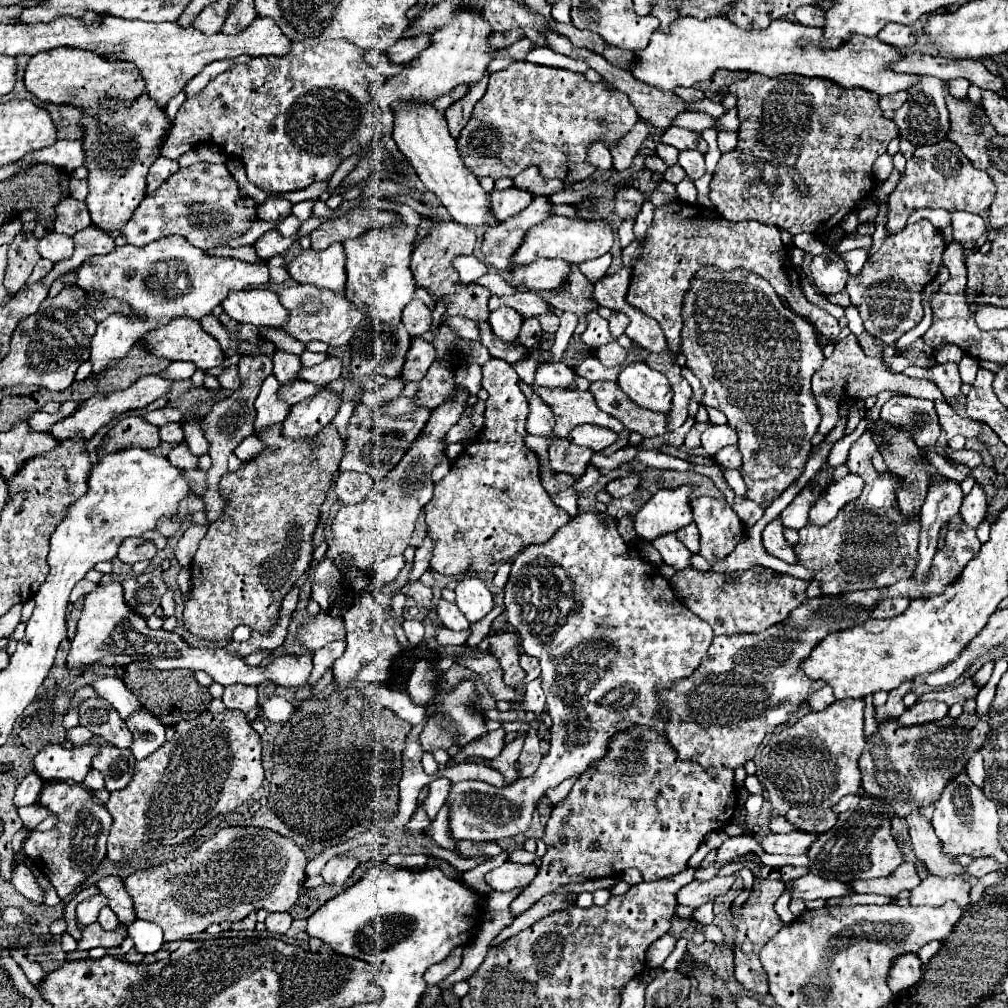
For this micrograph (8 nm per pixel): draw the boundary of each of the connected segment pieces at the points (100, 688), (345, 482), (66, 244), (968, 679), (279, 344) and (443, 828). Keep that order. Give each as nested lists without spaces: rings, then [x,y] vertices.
[[[104,675],[104,677],[94,679],[90,685],[94,687],[94,691],[96,691],[100,697],[104,697],[104,699],[118,711],[118,715],[120,715],[122,719],[126,719],[128,715],[132,715],[132,713],[140,707],[140,703],[138,703],[138,699],[134,697],[134,693],[132,693],[118,677],[108,677],[108,675]]]
[[[340,471],[334,489],[336,489],[336,495],[338,495],[338,499],[342,503],[354,505],[354,503],[362,501],[370,493],[372,485],[374,485],[374,481],[366,473]]]
[[[46,233],[40,241],[38,241],[38,253],[44,257],[44,259],[50,259],[52,263],[58,263],[62,259],[68,259],[72,255],[72,249],[74,249],[74,241],[72,237],[68,235],[62,235],[62,233]]]
[[[964,675],[964,679],[960,681],[960,685],[954,685],[952,689],[946,689],[946,691],[932,691],[932,693],[924,693],[918,697],[918,701],[932,701],[932,699],[942,699],[946,701],[948,705],[966,705],[968,699],[976,699],[978,693],[982,691],[982,687],[978,687],[974,683],[974,677],[972,675]]]
[[[262,326],[260,327],[260,331],[265,335],[266,339],[274,343],[274,345],[279,349],[288,351],[289,353],[294,353],[298,356],[306,350],[305,344],[280,329]]]
[[[448,801],[442,805],[442,809],[438,811],[436,819],[430,823],[430,827],[426,829],[426,833],[442,847],[454,852],[454,845],[448,837]]]

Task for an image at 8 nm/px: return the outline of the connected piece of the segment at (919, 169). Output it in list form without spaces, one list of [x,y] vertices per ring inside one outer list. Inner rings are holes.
[[[940,141],[934,145],[922,145],[908,159],[904,175],[898,187],[888,195],[888,221],[886,233],[896,235],[906,227],[908,217],[922,207],[948,209],[948,211],[968,211],[982,215],[994,201],[996,187],[986,171],[976,169],[968,157],[962,155],[960,147],[950,141]]]

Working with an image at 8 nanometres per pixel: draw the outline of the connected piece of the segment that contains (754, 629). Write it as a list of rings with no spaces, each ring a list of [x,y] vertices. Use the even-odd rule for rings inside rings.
[[[752,565],[746,571],[734,571],[734,573],[714,573],[714,571],[702,573],[694,567],[686,567],[670,577],[670,585],[690,611],[694,611],[712,625],[716,635],[736,635],[736,633],[762,633],[770,625],[786,619],[786,615],[794,607],[798,607],[798,603],[806,600],[808,581],[776,573],[762,565]]]

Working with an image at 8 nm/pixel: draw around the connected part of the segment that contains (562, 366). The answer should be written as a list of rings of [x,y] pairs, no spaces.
[[[540,363],[536,369],[538,383],[542,387],[576,387],[574,385],[574,369],[566,363]]]

